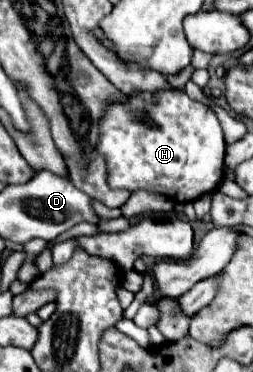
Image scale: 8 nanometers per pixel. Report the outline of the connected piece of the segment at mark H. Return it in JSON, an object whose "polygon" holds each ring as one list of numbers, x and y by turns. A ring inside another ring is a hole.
{"polygon":[[169,89,161,91,157,99,149,99,149,95,125,95,125,103,107,103,105,115,99,123,97,153,105,157,107,183,113,189,125,189,131,193,145,189,171,197,177,203,189,203,203,193,217,189,221,183,225,139,221,123,209,105,189,99,183,89]]}

